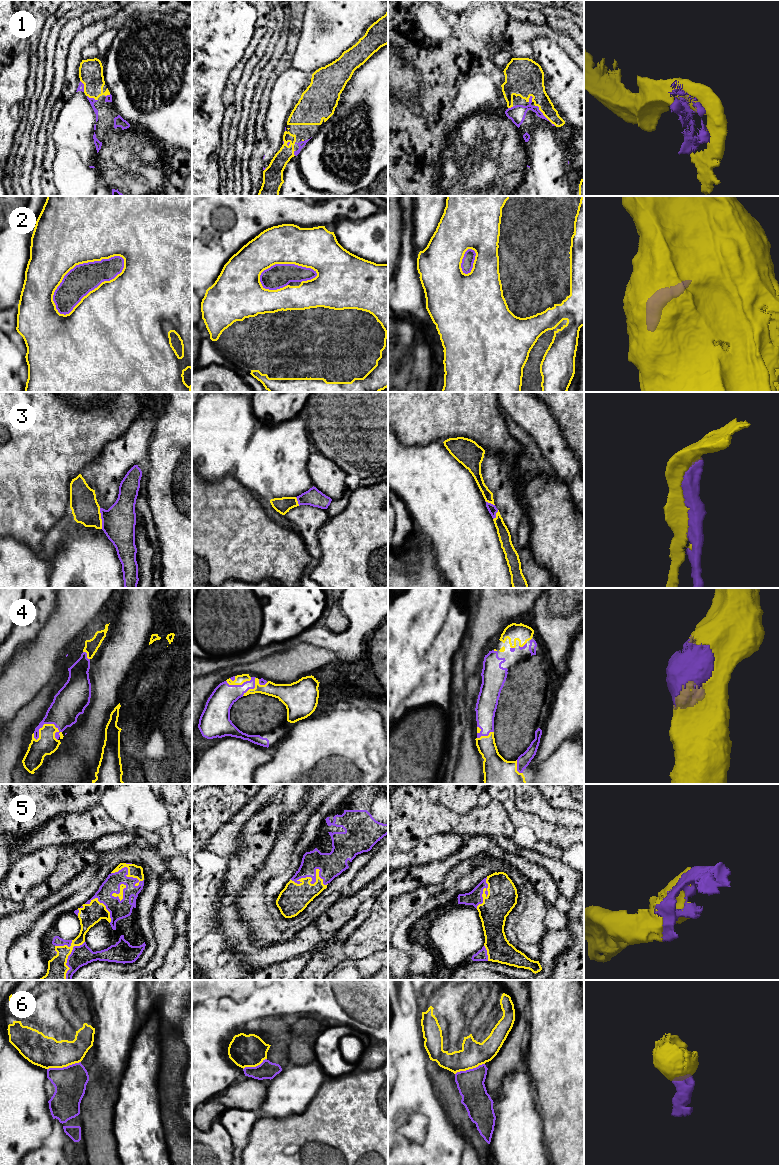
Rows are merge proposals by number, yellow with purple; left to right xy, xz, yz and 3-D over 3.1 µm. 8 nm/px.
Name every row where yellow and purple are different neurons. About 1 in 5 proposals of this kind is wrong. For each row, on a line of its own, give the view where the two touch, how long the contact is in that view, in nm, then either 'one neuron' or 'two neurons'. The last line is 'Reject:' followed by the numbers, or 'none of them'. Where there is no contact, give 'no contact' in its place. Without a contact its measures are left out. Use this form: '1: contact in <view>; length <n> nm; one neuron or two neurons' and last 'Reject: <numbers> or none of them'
1: contact in yz; length 240 nm; one neuron
2: contact in xy; length 700 nm; one neuron
3: contact in xy; length 170 nm; one neuron
4: contact in xy; length 240 nm; one neuron
5: contact in xz; length 300 nm; one neuron
6: contact in xy; length 280 nm; one neuron
Reject: none of them

